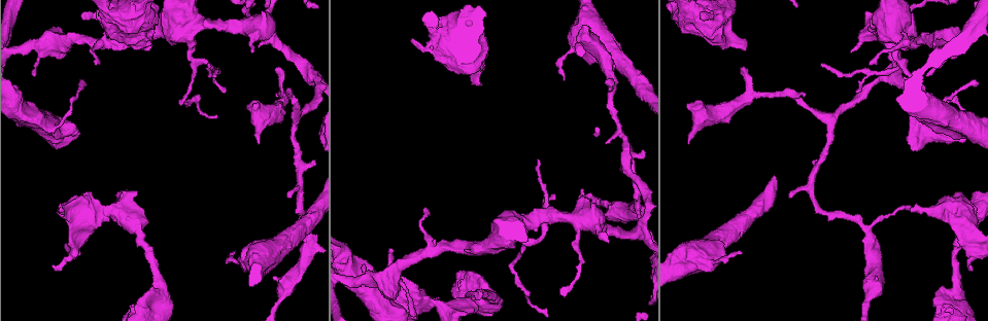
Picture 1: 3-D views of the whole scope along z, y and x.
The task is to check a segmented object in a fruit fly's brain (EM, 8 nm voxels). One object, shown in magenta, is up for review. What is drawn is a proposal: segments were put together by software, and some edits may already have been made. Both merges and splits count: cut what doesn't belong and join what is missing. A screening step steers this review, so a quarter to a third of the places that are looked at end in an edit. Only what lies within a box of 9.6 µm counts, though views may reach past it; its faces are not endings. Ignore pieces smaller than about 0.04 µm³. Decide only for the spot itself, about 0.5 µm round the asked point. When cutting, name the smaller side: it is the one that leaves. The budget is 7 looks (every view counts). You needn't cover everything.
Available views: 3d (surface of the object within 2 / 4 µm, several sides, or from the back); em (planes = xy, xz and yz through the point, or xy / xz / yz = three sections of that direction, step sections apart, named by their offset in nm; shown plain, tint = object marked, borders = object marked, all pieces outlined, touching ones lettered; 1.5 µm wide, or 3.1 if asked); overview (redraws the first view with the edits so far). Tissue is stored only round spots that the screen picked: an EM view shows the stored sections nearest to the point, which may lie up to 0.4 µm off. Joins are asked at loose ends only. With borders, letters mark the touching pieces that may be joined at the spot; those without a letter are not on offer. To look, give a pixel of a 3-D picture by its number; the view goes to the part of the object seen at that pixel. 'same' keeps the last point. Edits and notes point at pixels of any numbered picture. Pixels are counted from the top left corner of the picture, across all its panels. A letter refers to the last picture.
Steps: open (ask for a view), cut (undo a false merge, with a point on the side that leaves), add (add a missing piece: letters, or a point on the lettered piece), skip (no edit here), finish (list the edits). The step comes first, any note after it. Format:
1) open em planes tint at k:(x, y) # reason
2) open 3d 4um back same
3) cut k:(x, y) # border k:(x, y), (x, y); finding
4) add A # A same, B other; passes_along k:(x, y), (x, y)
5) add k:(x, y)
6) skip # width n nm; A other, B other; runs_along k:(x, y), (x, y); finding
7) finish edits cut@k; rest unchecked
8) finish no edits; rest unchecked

open em planes borders at 1:(412, 38) # stops while still wide

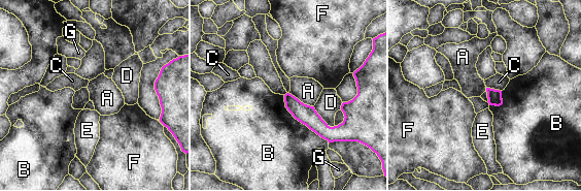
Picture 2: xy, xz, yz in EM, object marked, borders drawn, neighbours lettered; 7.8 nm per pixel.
skip # A other, B other, C other, D other, E other, F other, G other; border 2:(288, 93), (304, 103), (313, 106); no lettered piece goes on from it

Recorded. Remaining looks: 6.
open 3d 2um at 1:(481, 277) # stops while still wide

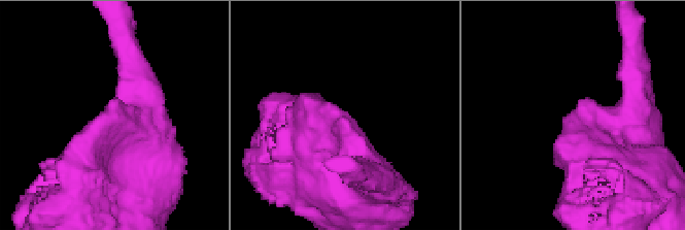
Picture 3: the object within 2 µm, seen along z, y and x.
open em planes borders at 3:(581, 99)

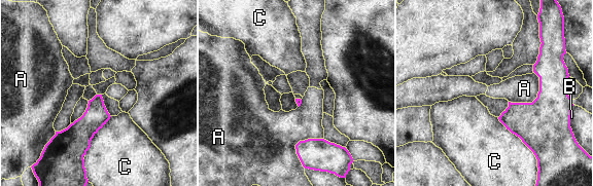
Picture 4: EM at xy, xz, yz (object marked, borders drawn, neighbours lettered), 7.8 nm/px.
skip # A other, B other, C other; border 4:(539, 77), (531, 102), (509, 102); no lettered piece goes on from it

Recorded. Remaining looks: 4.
open 3d 2um at 1:(94, 63) # tapers out

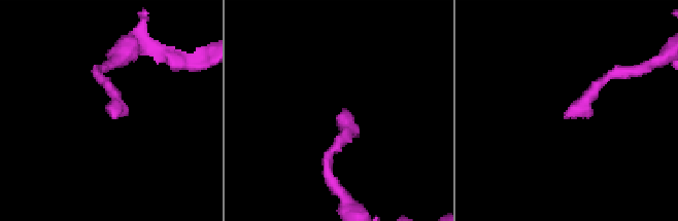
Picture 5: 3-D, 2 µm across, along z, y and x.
open em planes borders at 5:(112, 118) # shape alone is not enough

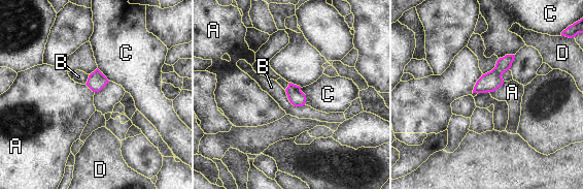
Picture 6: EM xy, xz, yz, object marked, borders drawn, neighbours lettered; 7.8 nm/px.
skip # A other, B other, C other, D other; border 6:(504, 82), (501, 86), (489, 92); none of them fits

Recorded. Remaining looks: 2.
finish no edits; rest unchecked

